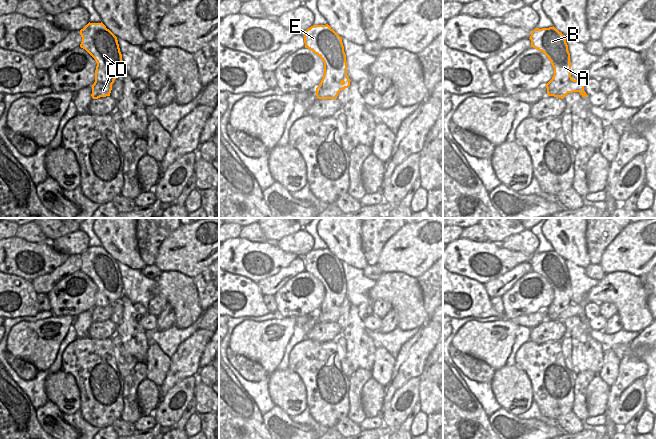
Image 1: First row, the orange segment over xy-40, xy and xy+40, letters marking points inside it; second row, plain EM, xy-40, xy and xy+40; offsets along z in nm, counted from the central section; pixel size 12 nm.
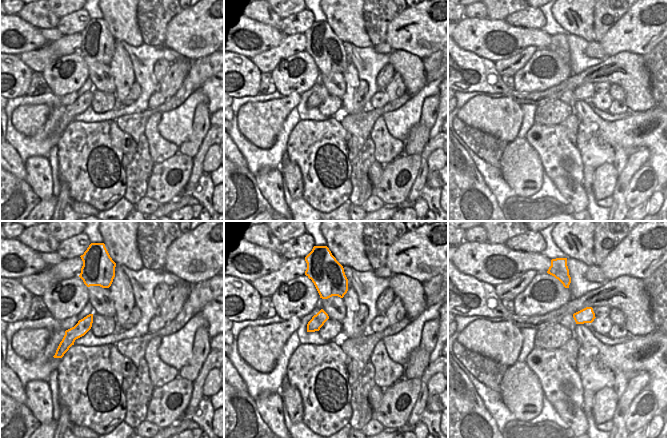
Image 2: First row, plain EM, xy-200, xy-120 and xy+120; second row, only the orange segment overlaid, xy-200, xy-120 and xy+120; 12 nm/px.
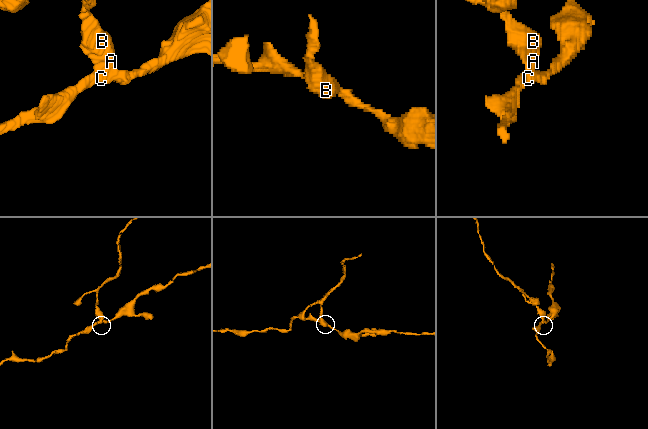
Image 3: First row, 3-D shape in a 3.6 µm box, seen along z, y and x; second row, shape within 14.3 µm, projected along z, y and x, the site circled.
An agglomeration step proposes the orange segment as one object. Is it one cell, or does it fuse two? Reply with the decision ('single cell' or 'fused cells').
fused cells

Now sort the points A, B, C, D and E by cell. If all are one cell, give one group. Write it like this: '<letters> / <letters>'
A B D E / C

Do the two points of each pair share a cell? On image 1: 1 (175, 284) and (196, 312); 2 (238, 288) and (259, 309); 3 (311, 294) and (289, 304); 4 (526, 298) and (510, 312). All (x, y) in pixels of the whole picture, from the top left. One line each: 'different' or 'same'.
1: same
2: same
3: same
4: same

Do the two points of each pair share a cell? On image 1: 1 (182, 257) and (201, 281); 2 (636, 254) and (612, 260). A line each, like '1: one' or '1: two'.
1: two
2: one

